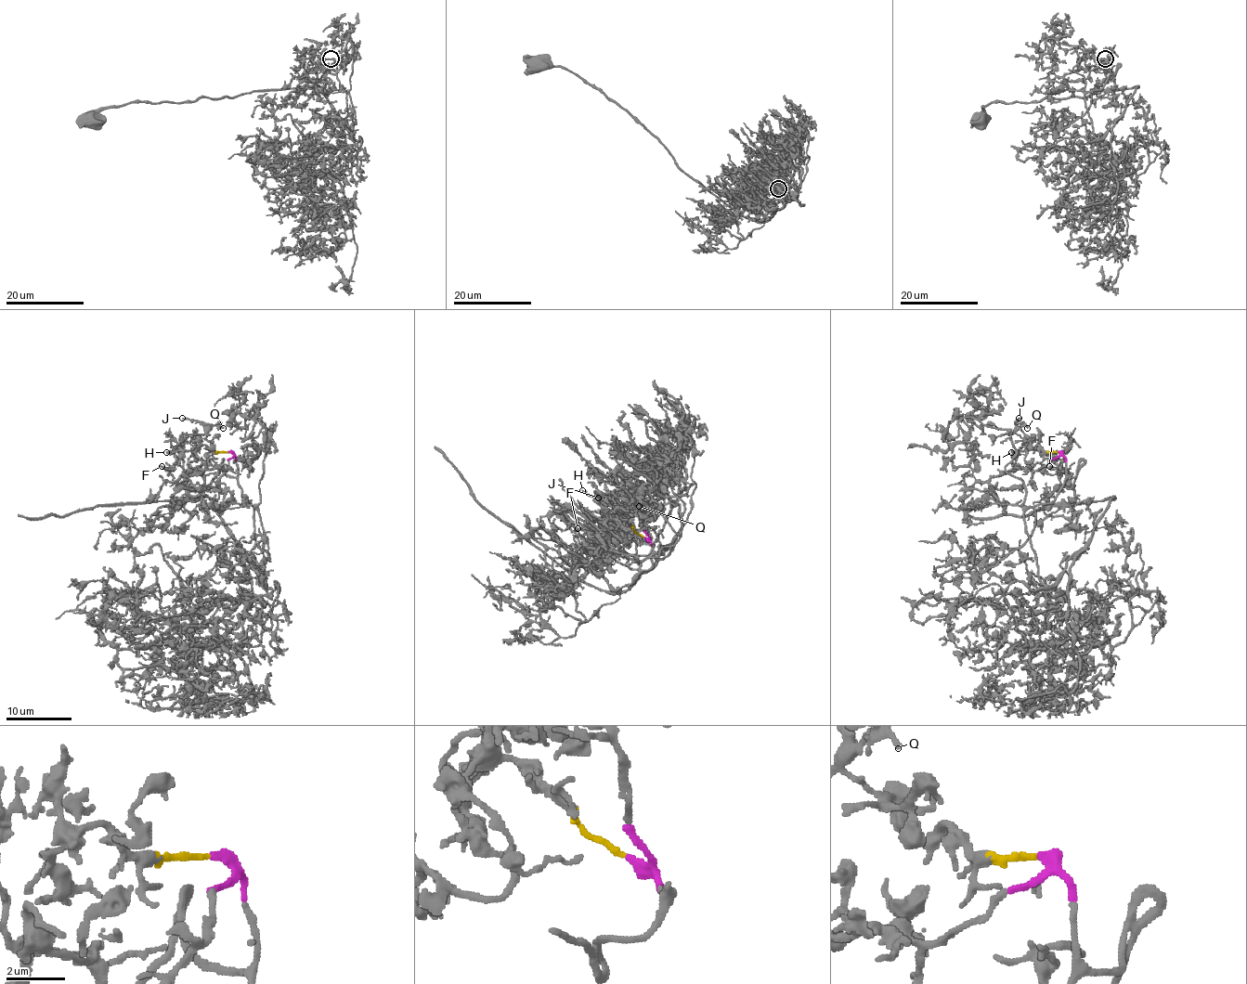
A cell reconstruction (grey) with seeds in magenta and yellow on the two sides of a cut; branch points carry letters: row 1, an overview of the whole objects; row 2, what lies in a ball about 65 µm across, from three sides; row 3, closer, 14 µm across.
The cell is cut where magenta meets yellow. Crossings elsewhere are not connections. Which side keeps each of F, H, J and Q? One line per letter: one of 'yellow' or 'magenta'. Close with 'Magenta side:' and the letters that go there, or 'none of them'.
F: magenta
H: yellow
J: yellow
Q: yellow
Magenta side: F

